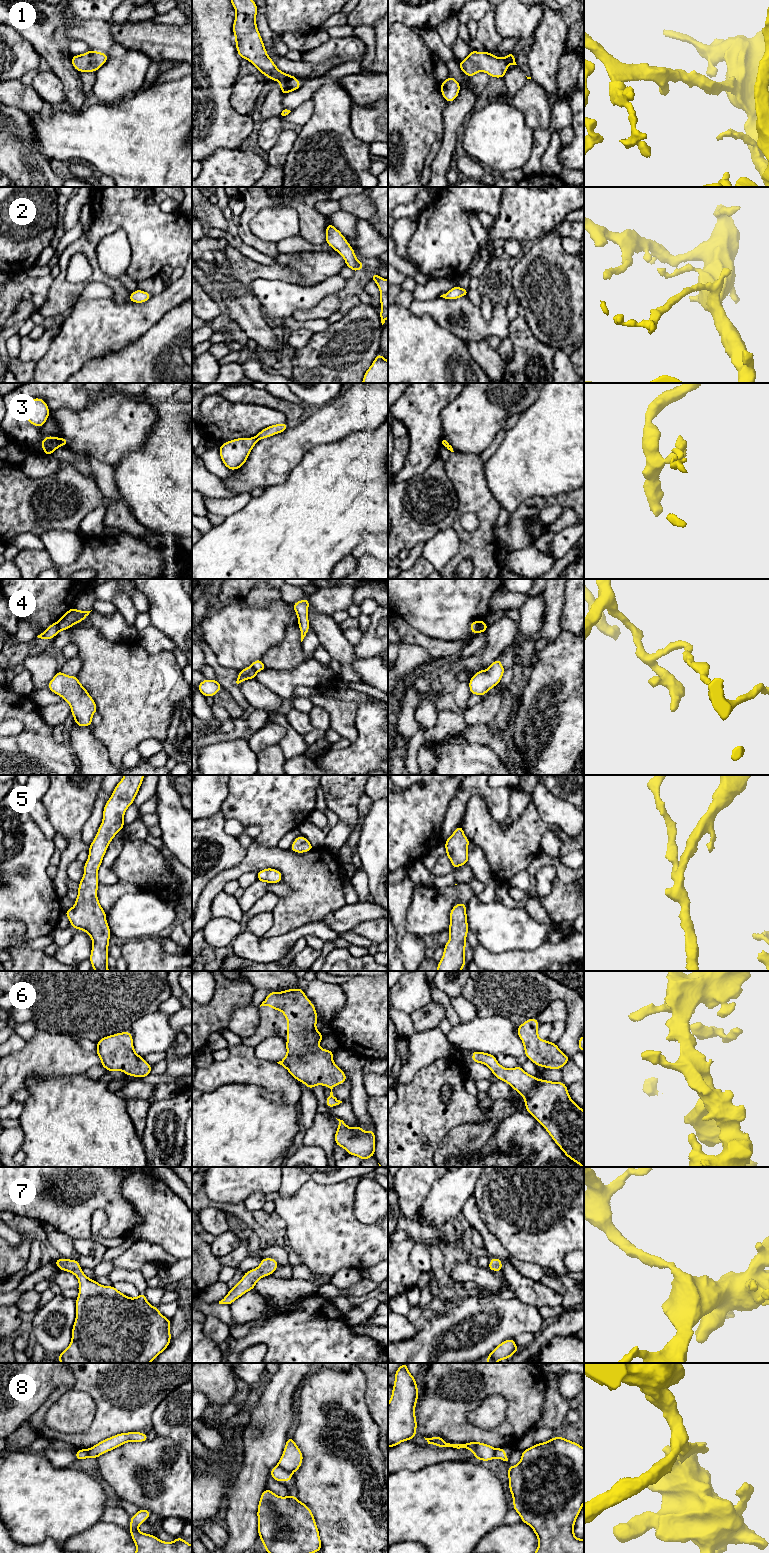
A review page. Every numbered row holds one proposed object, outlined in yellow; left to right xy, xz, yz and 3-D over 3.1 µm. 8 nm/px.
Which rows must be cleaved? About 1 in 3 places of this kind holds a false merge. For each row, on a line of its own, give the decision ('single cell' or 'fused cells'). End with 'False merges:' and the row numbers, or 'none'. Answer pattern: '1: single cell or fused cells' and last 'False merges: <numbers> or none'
1: single cell
2: single cell
3: fused cells
4: fused cells
5: single cell
6: single cell
7: single cell
8: fused cells
False merges: 3, 4, 8

